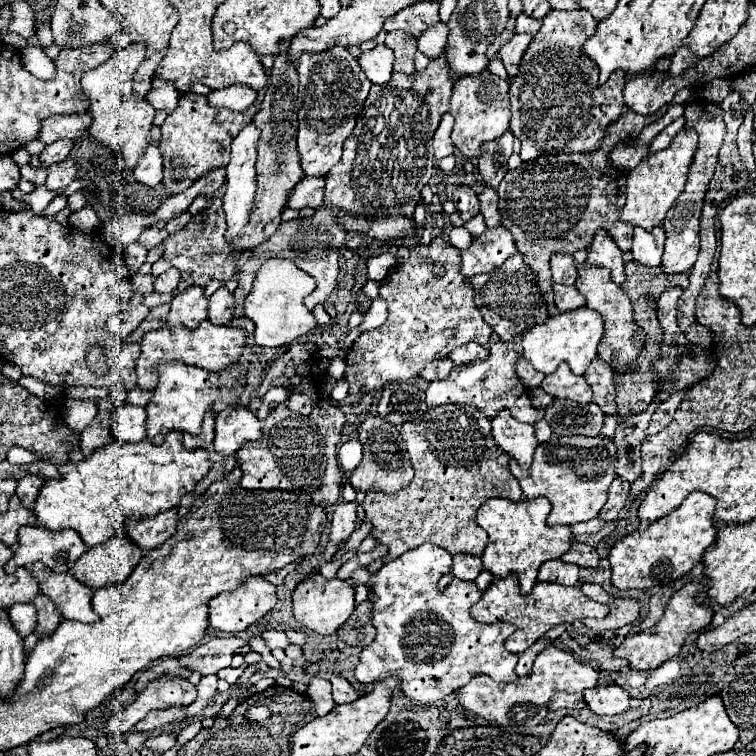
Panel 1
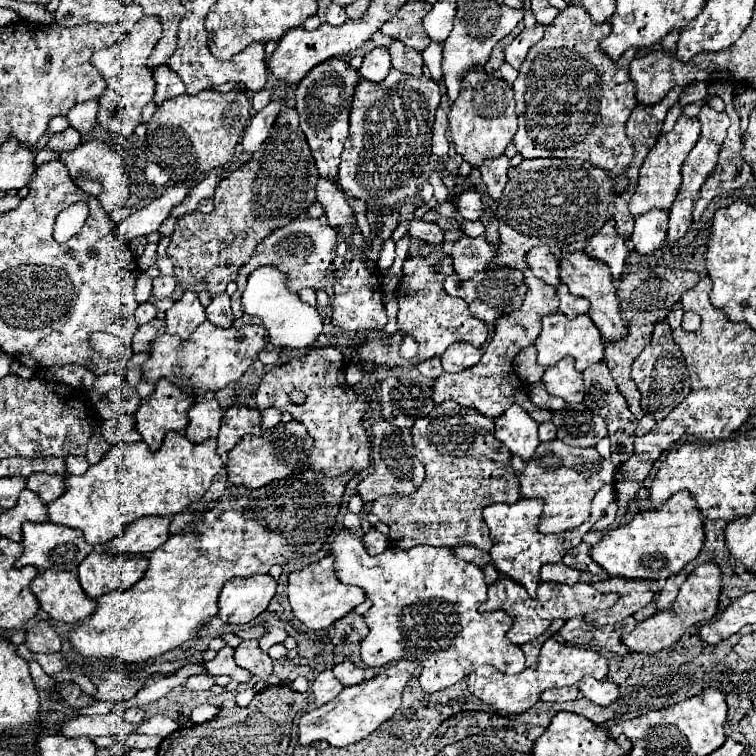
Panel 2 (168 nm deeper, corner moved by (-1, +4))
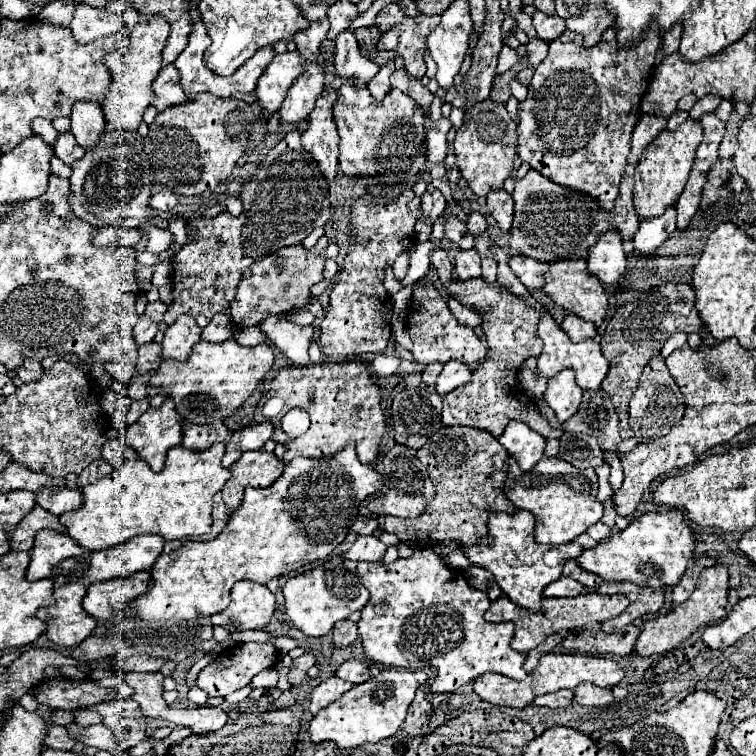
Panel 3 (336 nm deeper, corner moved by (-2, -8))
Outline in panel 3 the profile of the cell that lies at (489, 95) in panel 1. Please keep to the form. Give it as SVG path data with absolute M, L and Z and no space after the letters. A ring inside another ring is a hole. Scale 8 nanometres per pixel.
M491 98L477 102L465 110L465 122L457 130L453 140L453 152L457 156L457 168L467 180L469 188L477 196L487 196L489 190L501 188L505 178L513 170L517 152L517 122L511 120L505 104L497 104Z

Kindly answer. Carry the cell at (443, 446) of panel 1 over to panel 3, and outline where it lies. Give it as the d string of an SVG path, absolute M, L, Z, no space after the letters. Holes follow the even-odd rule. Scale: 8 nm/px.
M443 426L429 444L417 450L417 458L435 484L435 496L417 518L401 520L385 516L383 530L395 534L403 544L411 548L433 548L447 540L455 540L461 546L481 544L489 536L487 518L491 512L515 512L513 502L503 492L509 454L493 434L479 428Z

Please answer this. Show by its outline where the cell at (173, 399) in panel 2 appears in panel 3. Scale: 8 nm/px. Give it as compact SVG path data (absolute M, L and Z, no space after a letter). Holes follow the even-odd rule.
M165 398L161 408L149 408L135 424L125 430L125 442L155 470L165 464L169 448L181 444L183 420L171 398Z

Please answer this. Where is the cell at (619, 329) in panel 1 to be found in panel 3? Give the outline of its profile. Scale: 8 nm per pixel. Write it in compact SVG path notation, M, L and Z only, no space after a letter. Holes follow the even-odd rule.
M577 258L577 260L561 260L561 262L553 262L549 266L549 272L547 272L547 284L545 284L545 294L551 296L551 300L559 306L563 306L567 312L575 314L575 316L581 316L581 318L589 318L589 320L595 320L597 324L603 324L605 320L605 314L607 314L607 308L609 308L609 302L607 302L607 292L601 284L601 280L597 280L597 276L589 274L587 270L587 264L583 258Z

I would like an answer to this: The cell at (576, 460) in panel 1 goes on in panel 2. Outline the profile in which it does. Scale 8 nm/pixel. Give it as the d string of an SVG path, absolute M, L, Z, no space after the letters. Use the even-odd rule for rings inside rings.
M560 440L542 442L530 462L512 456L512 468L518 476L520 494L524 498L544 500L544 512L538 522L542 534L572 530L586 522L590 518L592 498L604 484L612 484L616 474L616 468L608 460L602 460L596 448L572 448Z

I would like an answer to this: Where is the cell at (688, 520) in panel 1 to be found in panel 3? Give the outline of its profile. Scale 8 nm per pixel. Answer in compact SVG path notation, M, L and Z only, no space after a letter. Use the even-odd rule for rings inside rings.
M681 510L669 512L649 512L633 520L627 530L617 532L607 542L597 544L591 550L585 550L577 564L583 570L599 574L607 582L633 582L637 586L677 586L683 572L687 570L689 560L693 558L695 538L687 526Z

